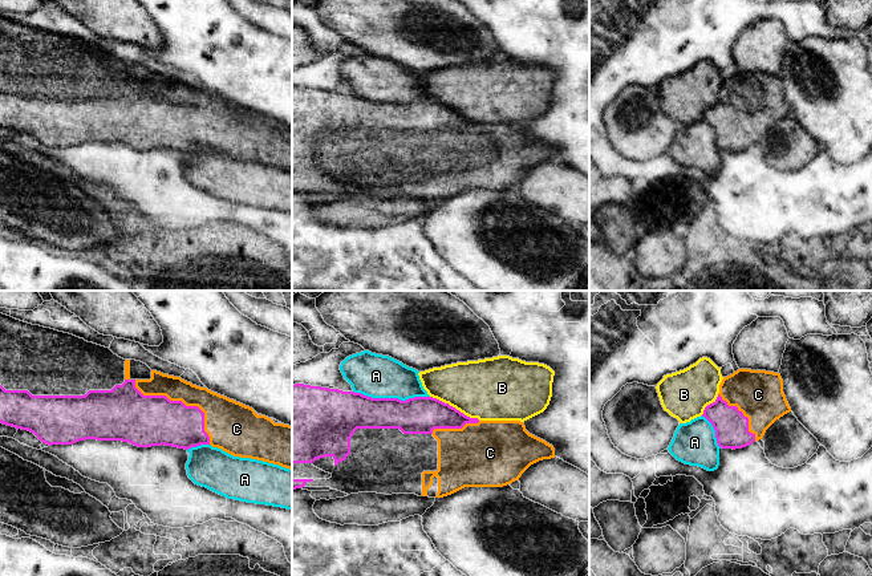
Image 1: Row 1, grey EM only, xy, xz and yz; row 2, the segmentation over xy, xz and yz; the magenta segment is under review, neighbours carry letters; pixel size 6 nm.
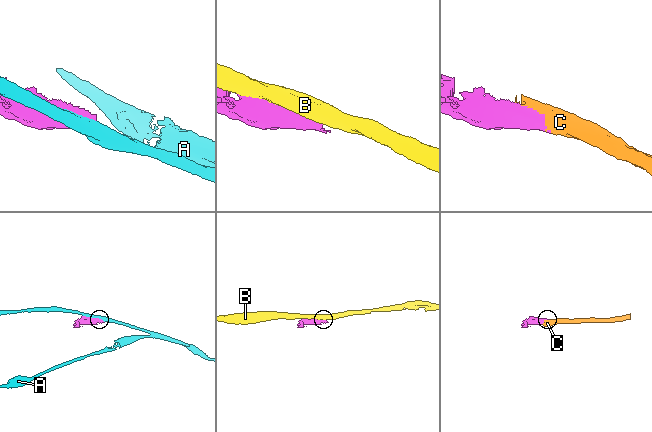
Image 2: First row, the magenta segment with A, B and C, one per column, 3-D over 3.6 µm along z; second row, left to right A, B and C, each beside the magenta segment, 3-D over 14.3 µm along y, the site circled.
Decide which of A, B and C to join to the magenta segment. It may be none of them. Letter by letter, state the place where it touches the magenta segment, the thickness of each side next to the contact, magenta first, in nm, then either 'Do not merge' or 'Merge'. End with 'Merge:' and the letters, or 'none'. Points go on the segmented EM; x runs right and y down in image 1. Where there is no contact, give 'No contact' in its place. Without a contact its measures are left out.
A: Touches magenta at xz (392, 398). Thickness 220 nm (magenta) against 260 nm. Do not merge
B: Touches magenta at xz (454, 408). Thickness 220 nm (magenta) against 380 nm. Do not merge
C: Touches magenta at xy (181, 401). Thickness 320 nm (magenta) against 190 nm. Merge
Merge: C

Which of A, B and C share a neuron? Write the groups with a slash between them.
A / B / C

